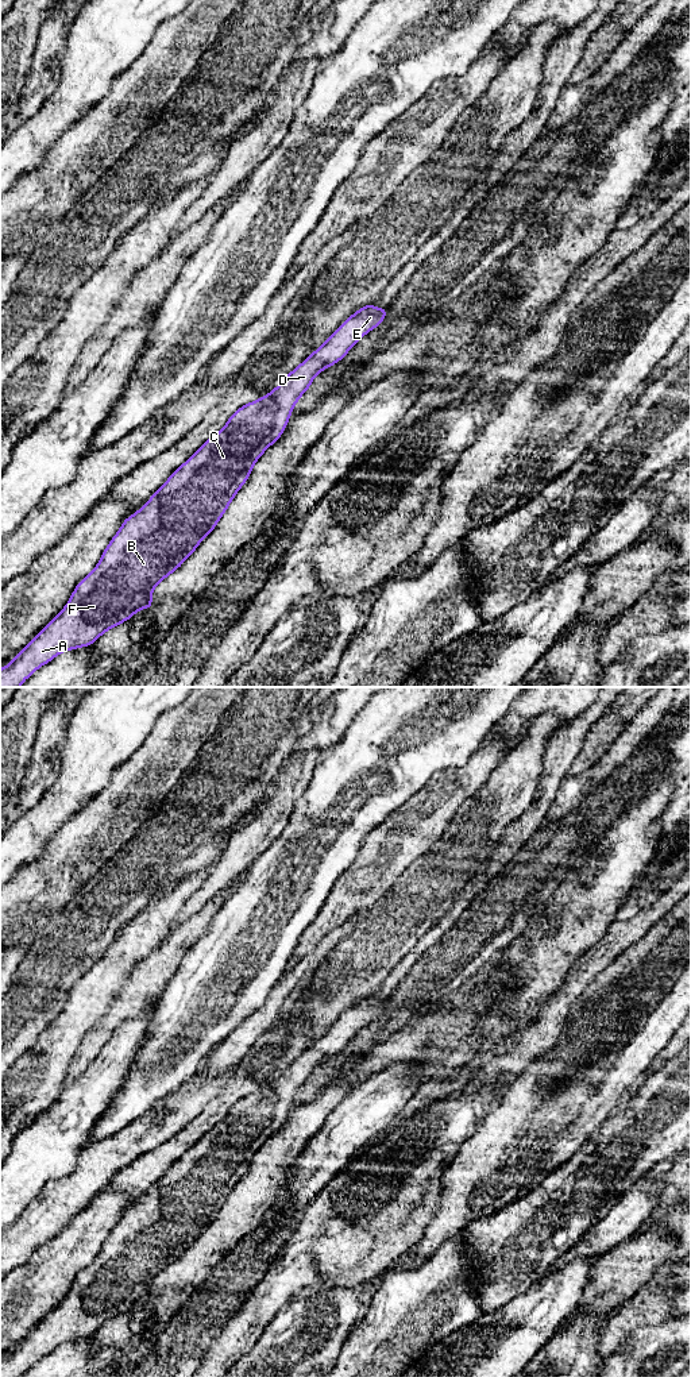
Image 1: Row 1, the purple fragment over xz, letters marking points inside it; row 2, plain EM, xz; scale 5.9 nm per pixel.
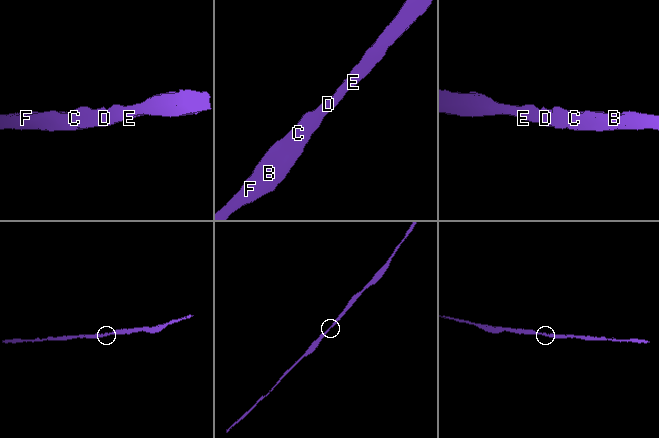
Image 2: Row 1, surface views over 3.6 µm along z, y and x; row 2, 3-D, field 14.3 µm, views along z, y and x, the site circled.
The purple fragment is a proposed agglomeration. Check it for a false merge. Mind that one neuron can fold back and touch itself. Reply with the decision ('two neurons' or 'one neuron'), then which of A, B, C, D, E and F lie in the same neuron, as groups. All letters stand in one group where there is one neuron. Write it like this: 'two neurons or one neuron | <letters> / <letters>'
one neuron | A B C D E F

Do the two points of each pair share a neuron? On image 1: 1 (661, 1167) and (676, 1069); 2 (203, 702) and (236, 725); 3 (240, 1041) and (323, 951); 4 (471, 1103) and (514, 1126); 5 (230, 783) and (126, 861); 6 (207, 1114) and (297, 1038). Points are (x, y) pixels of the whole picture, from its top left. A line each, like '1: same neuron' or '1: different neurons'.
1: different neurons
2: different neurons
3: same neuron
4: different neurons
5: same neuron
6: same neuron

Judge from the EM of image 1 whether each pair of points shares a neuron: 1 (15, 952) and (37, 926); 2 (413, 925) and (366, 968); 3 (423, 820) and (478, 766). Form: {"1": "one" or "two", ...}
{"1": "one", "2": "one", "3": "one"}

